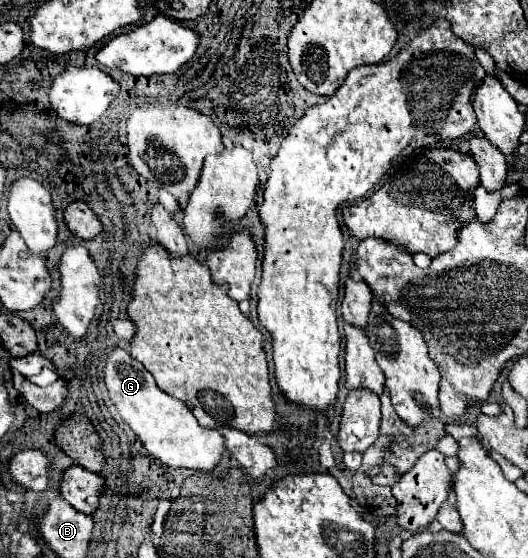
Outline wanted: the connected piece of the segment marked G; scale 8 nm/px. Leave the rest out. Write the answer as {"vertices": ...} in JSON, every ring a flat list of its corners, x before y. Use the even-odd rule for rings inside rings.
{"vertices":[[116,348,108,354,104,380,122,420,138,434,150,456,172,468,192,468,204,472,212,472,222,462,226,452,224,436,218,430,200,426,188,406,162,392,152,374,126,350]]}

